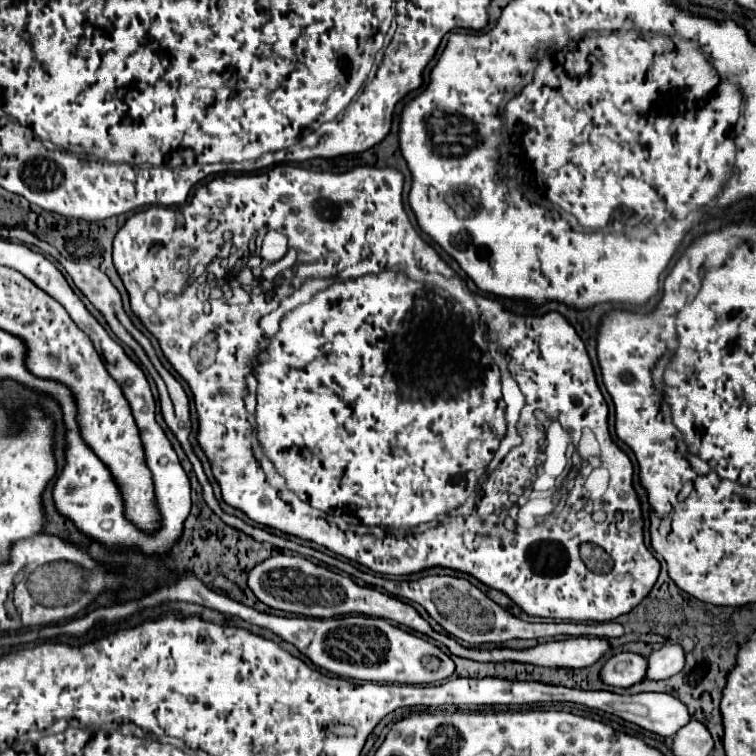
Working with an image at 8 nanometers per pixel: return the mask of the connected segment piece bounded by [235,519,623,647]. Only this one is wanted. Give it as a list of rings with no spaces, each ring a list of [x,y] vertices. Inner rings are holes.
[[[241,519],[235,525],[235,529],[243,531],[249,537],[255,535],[255,541],[259,541],[259,543],[271,543],[273,547],[289,549],[289,551],[301,553],[303,557],[315,557],[321,563],[325,563],[329,567],[335,567],[335,569],[347,573],[353,579],[363,581],[365,585],[383,587],[389,595],[393,595],[397,599],[407,599],[407,601],[419,603],[421,607],[425,607],[425,611],[431,615],[431,619],[435,619],[443,627],[443,631],[447,635],[451,635],[457,641],[463,641],[467,647],[481,647],[481,645],[487,645],[487,643],[501,645],[501,643],[511,641],[511,639],[539,639],[539,637],[557,637],[557,635],[599,637],[599,639],[613,639],[613,637],[621,637],[623,635],[623,627],[619,623],[615,623],[615,621],[611,621],[611,623],[527,623],[527,621],[521,621],[521,619],[513,617],[505,609],[501,609],[483,591],[473,587],[467,579],[461,579],[461,577],[455,577],[455,575],[429,575],[429,577],[423,577],[419,581],[401,581],[401,583],[397,583],[397,581],[389,581],[385,577],[369,573],[369,571],[359,571],[357,567],[353,567],[353,565],[349,565],[349,563],[345,563],[345,561],[341,561],[337,557],[329,557],[329,555],[325,555],[321,551],[315,551],[311,547],[305,547],[305,545],[301,545],[297,541],[273,535],[273,533],[269,533],[265,529],[255,529],[255,527],[247,525],[247,523],[243,523]]]

